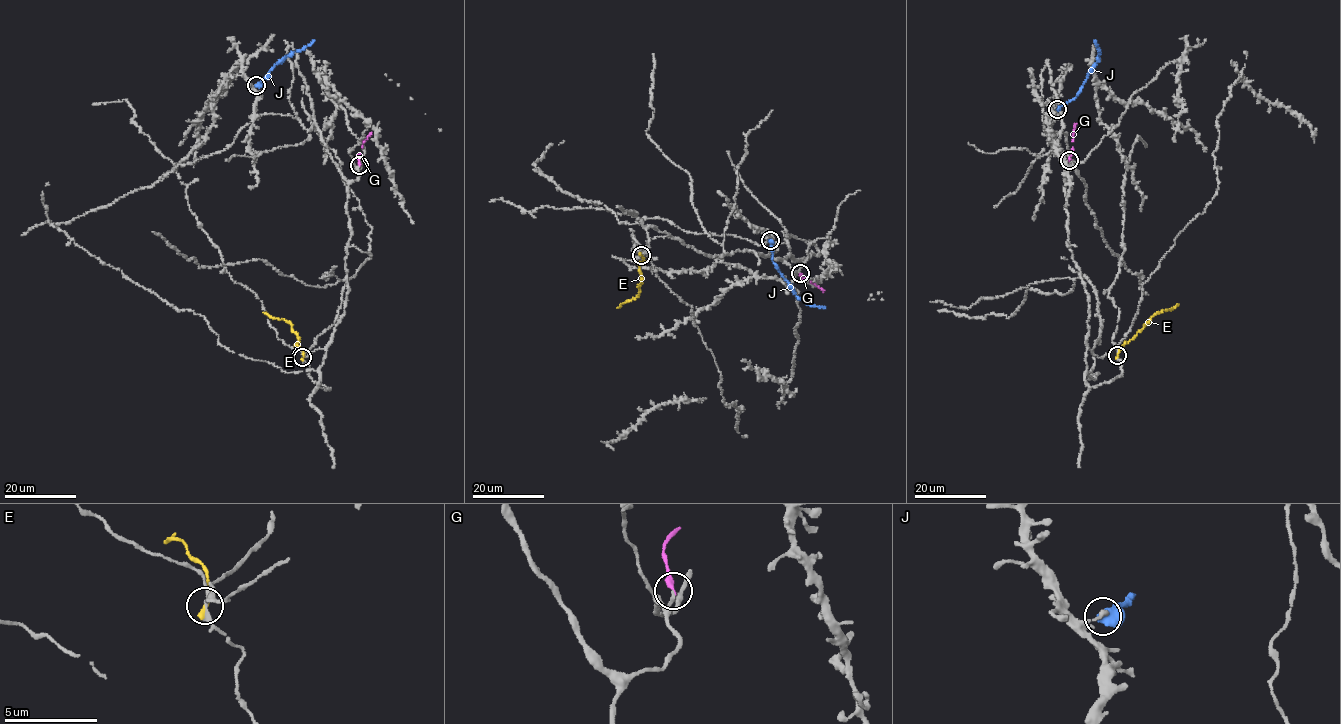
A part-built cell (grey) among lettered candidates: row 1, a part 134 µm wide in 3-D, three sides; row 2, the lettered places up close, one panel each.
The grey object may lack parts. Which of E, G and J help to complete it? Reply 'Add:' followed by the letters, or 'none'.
Add: G

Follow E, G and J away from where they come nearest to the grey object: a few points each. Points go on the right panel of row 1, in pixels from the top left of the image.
E: (1118, 354), (1149, 318), (1179, 304)
G: (1069, 160), (1076, 123)
J: (1058, 108), (1076, 96), (1095, 65), (1099, 55), (1095, 40)

